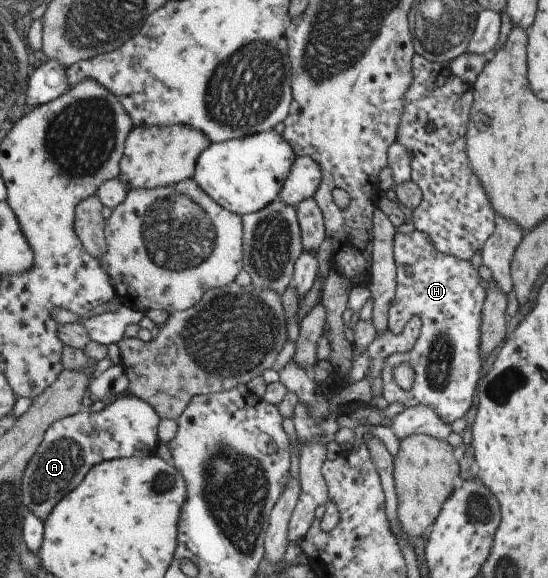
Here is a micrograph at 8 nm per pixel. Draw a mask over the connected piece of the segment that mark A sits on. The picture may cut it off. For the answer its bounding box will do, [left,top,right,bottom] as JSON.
[24,394,161,523]

